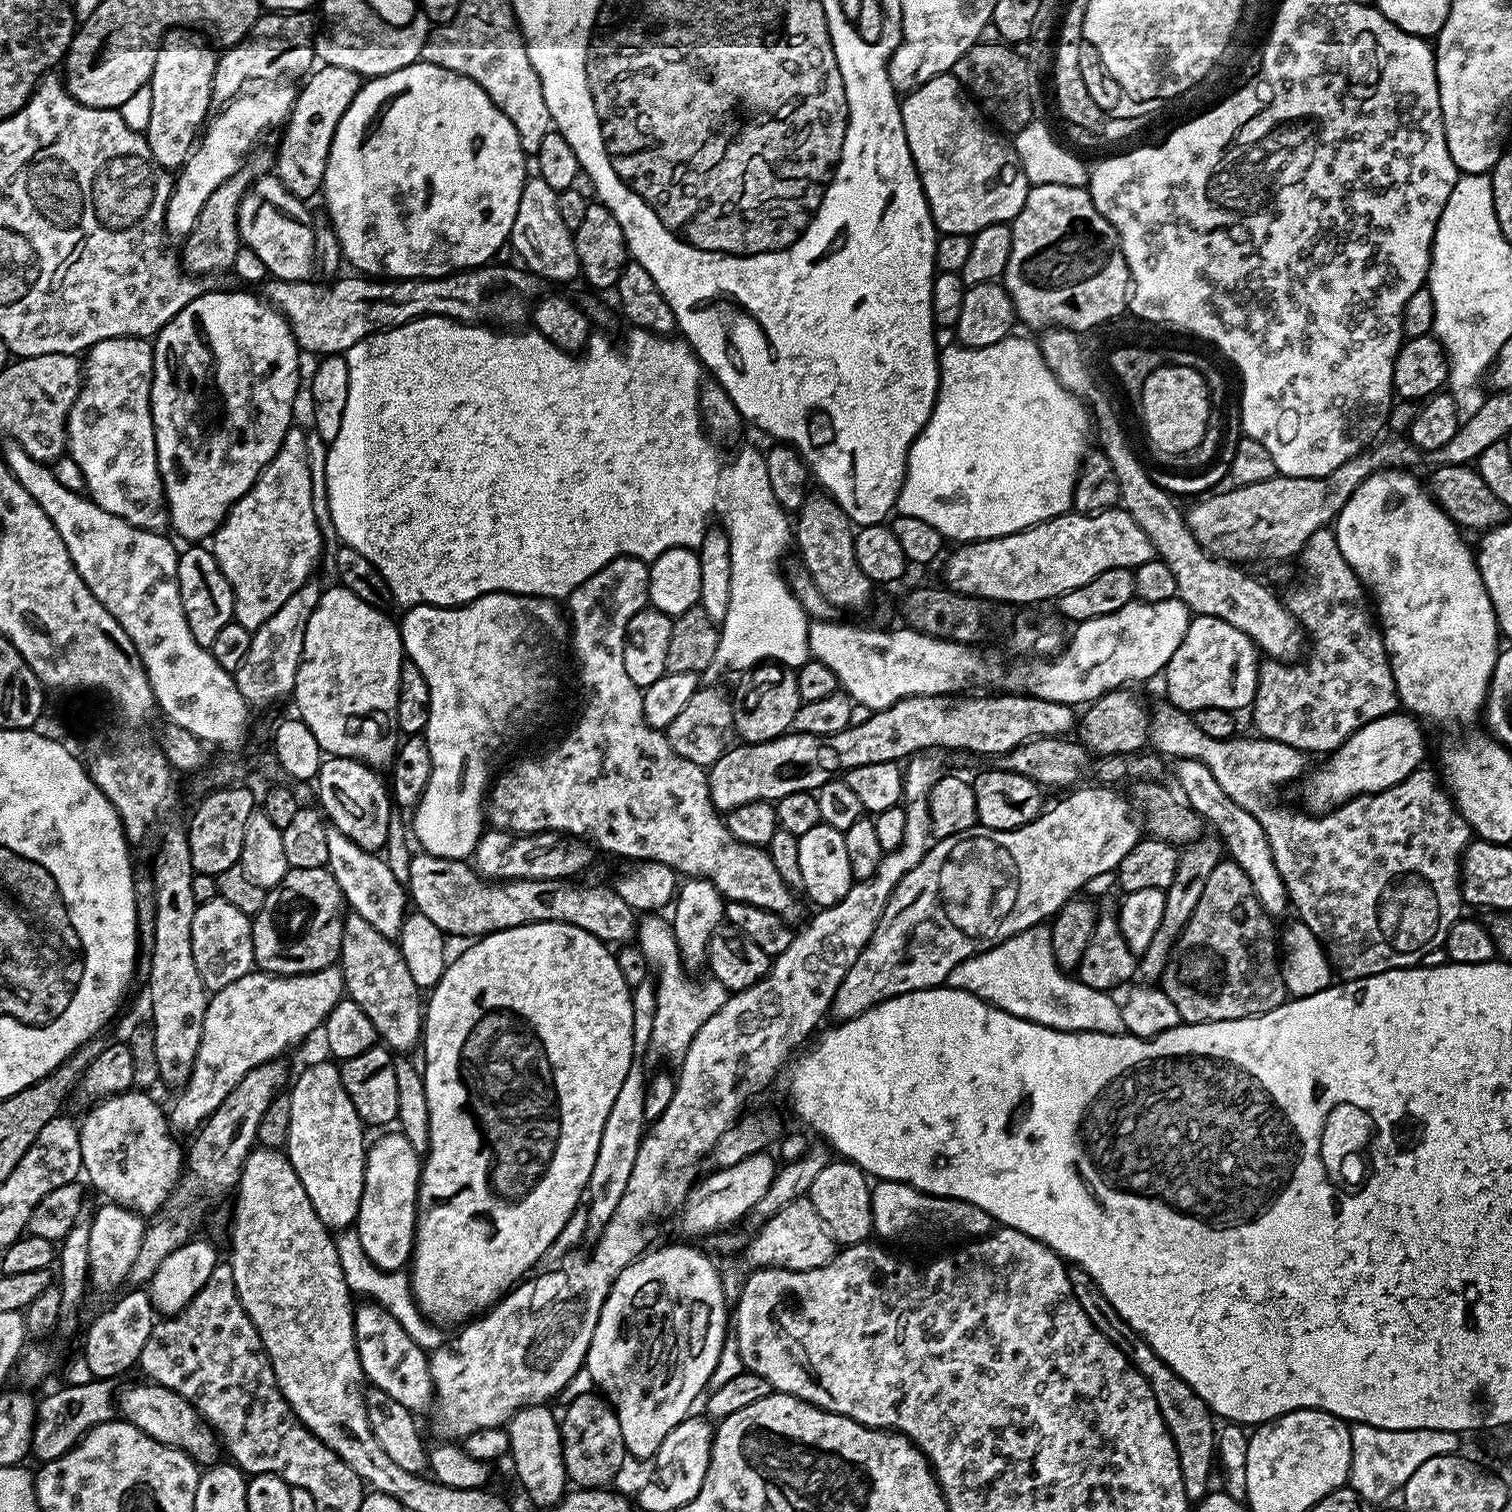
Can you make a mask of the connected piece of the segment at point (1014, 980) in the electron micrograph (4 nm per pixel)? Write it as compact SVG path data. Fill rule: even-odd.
M1047 923L1035 924L1032 928L1022 930L1016 936L1011 936L1006 942L994 946L990 950L978 953L977 956L966 958L954 970L950 970L947 987L957 988L963 992L974 994L980 1000L986 1001L994 1008L1014 1014L1023 1020L1041 1024L1063 1032L1097 1032L1098 1034L1121 1035L1124 1032L1122 1022L1121 1001L1115 1000L1111 991L1103 992L1081 984L1079 979L1065 974L1056 964L1052 953L1052 929Z

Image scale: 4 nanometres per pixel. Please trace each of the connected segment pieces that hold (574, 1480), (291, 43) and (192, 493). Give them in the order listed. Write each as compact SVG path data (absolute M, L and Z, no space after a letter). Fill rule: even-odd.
M592 1392L574 1397L564 1416L562 1412L559 1417L562 1458L568 1479L576 1488L602 1488L611 1485L611 1480L619 1474L620 1467L626 1461L622 1426L618 1426L616 1412L603 1395Z
M311 11L268 12L261 15L244 39L219 53L212 79L213 97L217 101L227 102L253 82L276 82L281 78L292 78L288 76L303 77L311 73L316 60L313 41L317 31L312 15Z
M206 290L198 298L194 298L183 310L173 318L173 320L165 326L165 328L156 333L154 343L152 344L152 357L154 358L154 370L152 371L152 421L154 422L154 438L156 439L156 453L158 454L158 470L160 477L164 483L164 503L168 510L168 519L170 521L171 531L176 531L182 539L188 540L184 542L204 542L211 537L212 533L219 528L224 517L228 515L228 509L233 504L237 504L241 498L252 489L254 482L260 476L261 470L266 467L274 458L274 454L278 454L278 450L282 446L282 442L286 438L288 429L293 427L292 420L292 399L296 396L296 387L300 384L300 376L296 373L296 367L300 364L301 349L296 347L296 335L292 333L292 326L288 323L278 309L272 307L267 299L259 300L256 296L251 296L248 292L220 292L221 290Z

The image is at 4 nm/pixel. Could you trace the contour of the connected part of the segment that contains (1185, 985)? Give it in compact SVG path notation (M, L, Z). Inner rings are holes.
M1230 858L1221 859L1220 864L1214 866L1214 874L1206 881L1206 890L1202 890L1202 898L1198 898L1198 906L1194 906L1194 914L1190 914L1190 922L1180 931L1166 962L1162 987L1166 998L1174 1002L1183 1023L1209 1024L1261 1016L1284 1003L1286 993L1280 973L1278 932L1272 929L1272 924L1273 917L1262 910L1254 886L1250 886L1250 878L1246 878L1244 871Z

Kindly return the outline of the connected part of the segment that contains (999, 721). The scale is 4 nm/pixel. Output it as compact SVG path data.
M964 694L959 698L953 698L951 695L946 696L911 696L910 698L904 698L899 700L890 706L889 708L883 708L880 712L874 712L872 717L867 719L865 723L860 726L848 725L841 732L835 732L834 734L806 734L805 732L797 732L795 730L789 730L784 733L783 736L774 738L773 740L767 740L766 742L758 742L757 744L745 744L743 742L737 743L735 746L729 747L721 754L716 761L714 761L707 769L708 774L708 789L710 790L710 798L712 799L712 807L721 814L727 814L734 811L738 806L746 806L750 802L755 800L766 800L769 802L775 802L786 798L786 794L798 794L799 792L816 792L826 782L843 777L844 773L854 770L854 766L871 766L874 762L904 762L909 758L925 752L927 750L940 750L936 748L957 748L960 752L974 752L978 756L993 756L993 758L999 758L1004 756L1010 750L1014 750L1018 746L1022 746L1026 742L1031 740L1037 740L1039 736L1063 736L1067 737L1068 732L1077 727L1078 724L1078 712L1071 704L1063 704L1062 702L1046 702L1042 698L1037 696L1030 696L1027 694L996 694L1000 696L968 696L972 694Z

